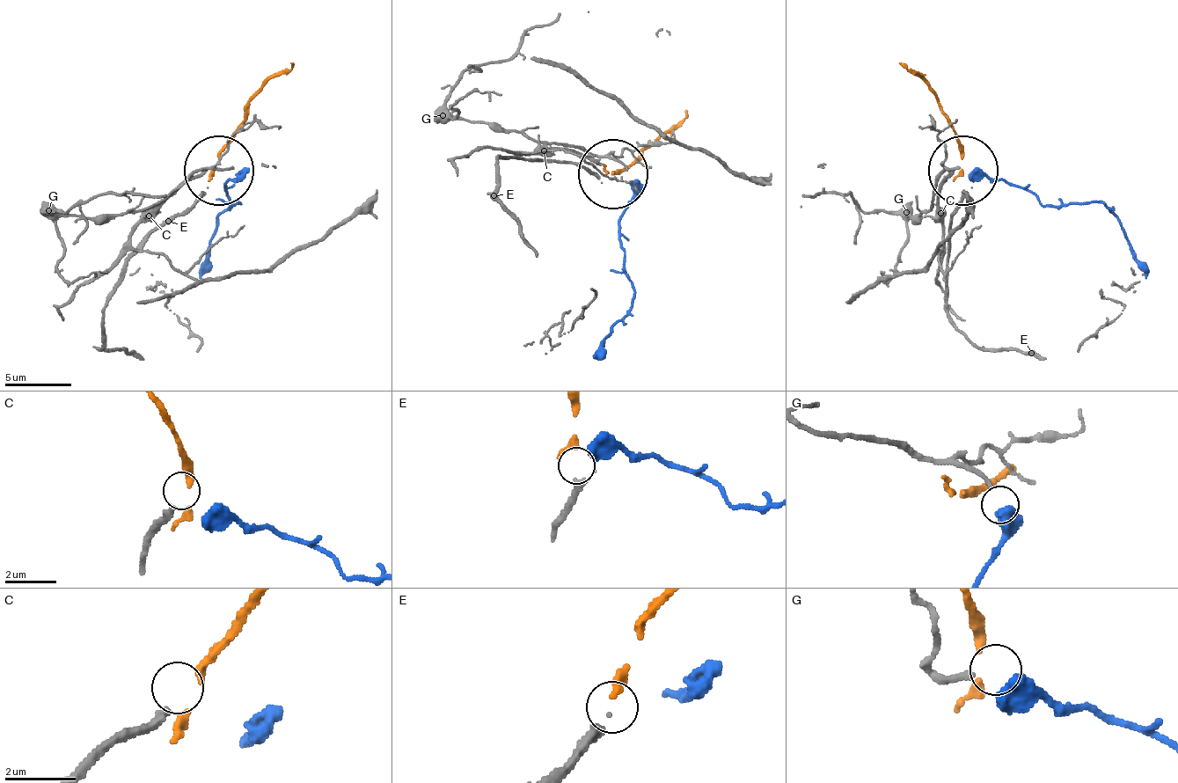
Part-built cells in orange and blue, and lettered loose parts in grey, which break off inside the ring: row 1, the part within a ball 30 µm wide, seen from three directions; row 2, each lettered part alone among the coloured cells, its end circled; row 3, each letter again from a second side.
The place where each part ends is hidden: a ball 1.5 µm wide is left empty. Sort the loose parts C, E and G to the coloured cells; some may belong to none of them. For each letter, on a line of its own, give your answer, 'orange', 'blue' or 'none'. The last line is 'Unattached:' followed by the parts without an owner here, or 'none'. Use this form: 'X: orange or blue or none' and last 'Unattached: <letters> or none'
C: none
E: orange
G: blue
Unattached: C

